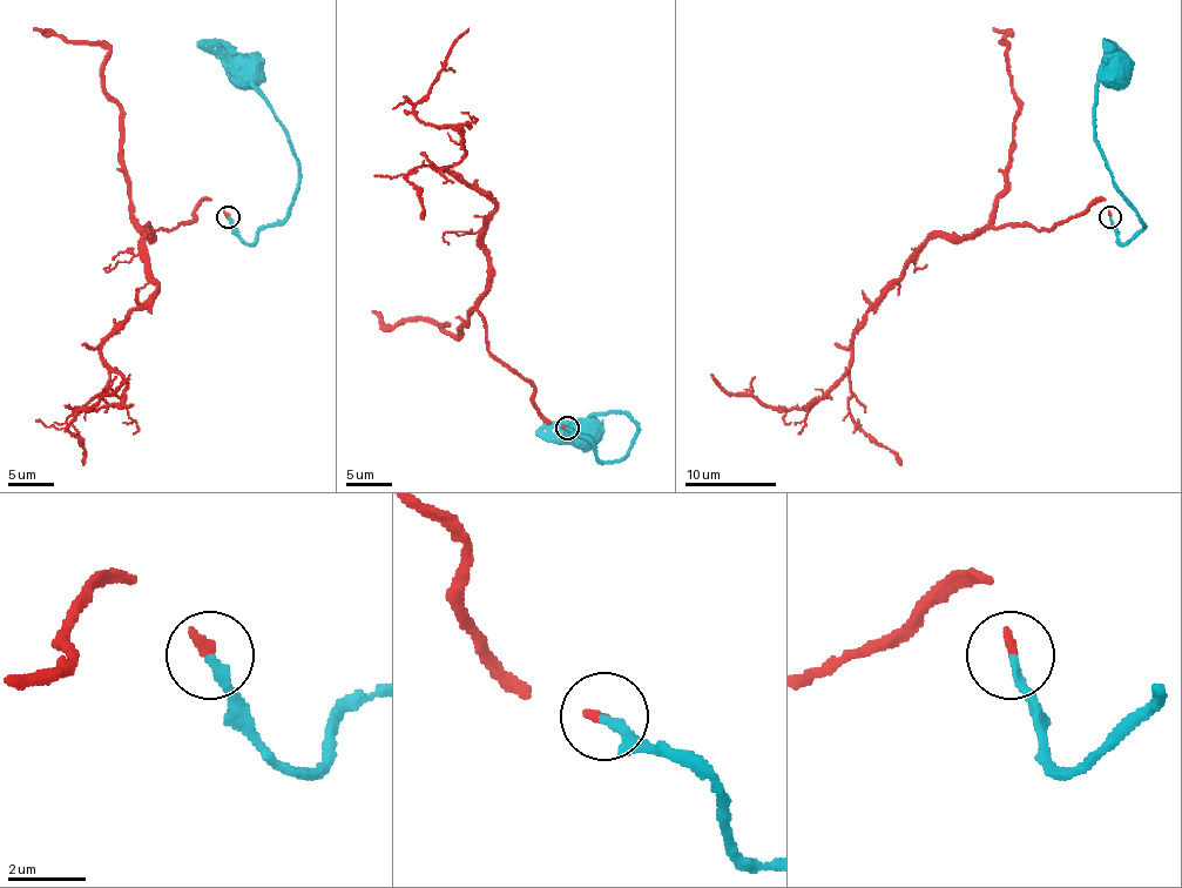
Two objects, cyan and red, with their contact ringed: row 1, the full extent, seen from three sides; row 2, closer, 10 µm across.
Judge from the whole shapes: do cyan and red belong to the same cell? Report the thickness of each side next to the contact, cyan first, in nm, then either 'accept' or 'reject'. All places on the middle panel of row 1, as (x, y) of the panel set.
calibres 200 and 240 nm; accept

